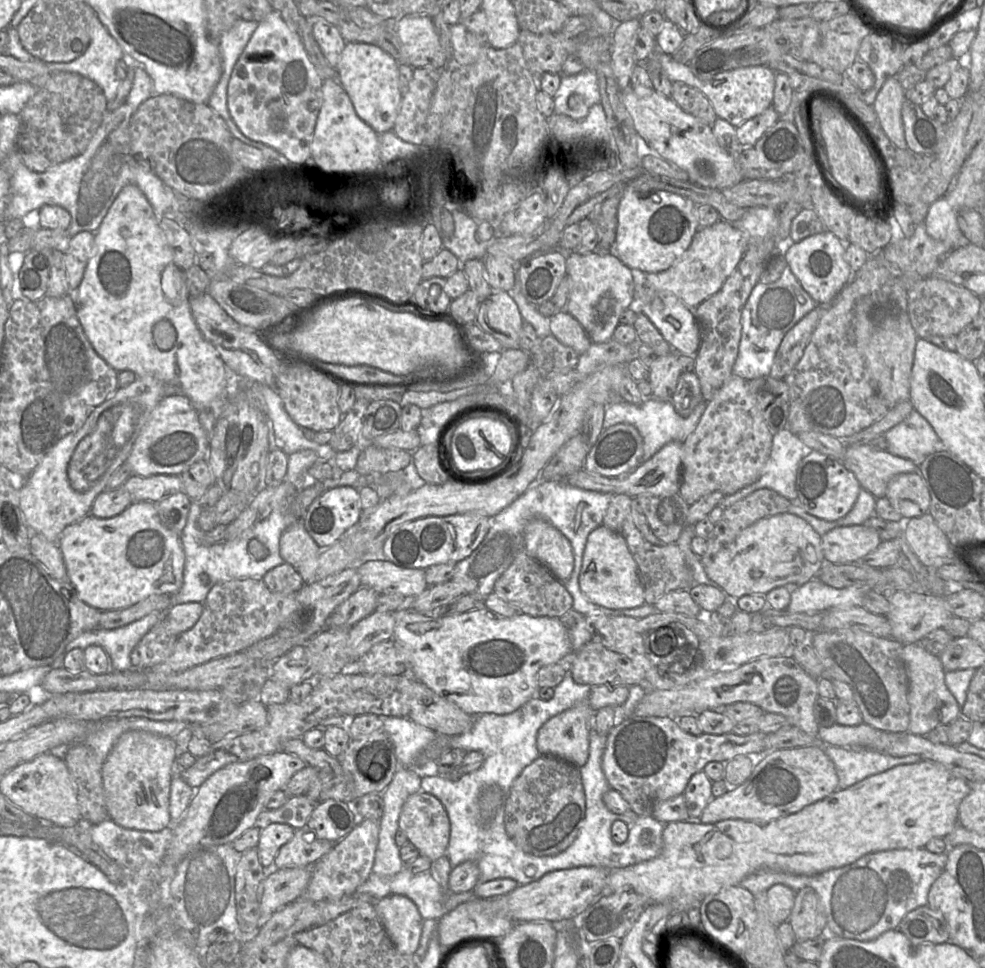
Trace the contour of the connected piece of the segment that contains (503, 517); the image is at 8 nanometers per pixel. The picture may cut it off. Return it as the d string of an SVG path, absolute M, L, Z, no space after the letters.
M563 479L539 480L509 506L491 517L491 526L479 546L454 567L452 581L463 588L463 594L472 594L483 602L494 591L497 579L512 564L517 554L524 549L524 530L534 518L542 518L560 530L571 542L574 554L574 568L571 577L563 582L573 597L572 608L583 615L604 614L608 617L630 616L644 618L658 610L654 604L628 609L610 609L593 603L581 590L579 576L583 554L589 534L603 524L604 516L612 497L616 494L585 490L572 486Z

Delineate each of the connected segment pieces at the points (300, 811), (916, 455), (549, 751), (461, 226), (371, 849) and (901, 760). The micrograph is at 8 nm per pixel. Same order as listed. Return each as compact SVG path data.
M305 794L288 797L281 807L274 810L264 809L256 825L260 827L260 830L261 827L270 823L288 824L294 829L303 828L316 804Z
M915 409L885 436L888 452L909 459L918 466L929 454L946 449L931 424Z
M585 701L550 718L538 731L540 755L554 756L577 767L583 766L589 756L589 734L594 714Z
M462 209L453 210L454 233L451 238L442 238L443 248L453 253L460 264L472 259L483 260L491 242L478 239L478 221Z
M360 819L343 839L311 866L311 878L301 898L321 901L354 894L372 874L378 833L379 820Z
M821 742L819 743L826 755L831 759L836 767L839 779L838 789L849 788L867 777L882 773L895 766L919 763L923 760L919 755L916 754L904 757L894 757L869 748L838 747Z

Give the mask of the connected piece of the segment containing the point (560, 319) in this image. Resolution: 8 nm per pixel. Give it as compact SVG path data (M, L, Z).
M559 310L549 321L551 334L578 355L583 354L592 344L580 323L566 310Z

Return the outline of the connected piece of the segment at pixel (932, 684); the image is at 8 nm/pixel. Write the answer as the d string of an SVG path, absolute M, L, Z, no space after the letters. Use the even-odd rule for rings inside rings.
M918 643L903 645L902 654L909 679L910 723L908 732L925 736L936 727L949 724L960 717L961 707L945 684L945 670L940 657L928 652Z

